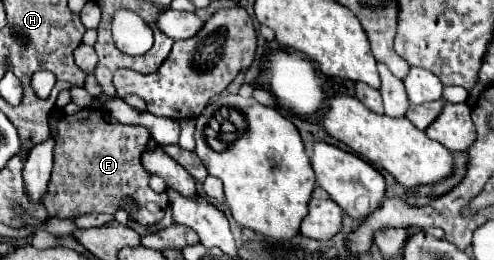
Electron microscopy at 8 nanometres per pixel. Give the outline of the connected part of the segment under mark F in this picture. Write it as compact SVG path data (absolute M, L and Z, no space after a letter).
M83 108L75 116L61 116L53 122L55 134L55 166L43 198L51 218L73 218L77 214L107 212L115 214L123 200L133 200L137 210L131 220L151 226L159 222L169 204L167 194L155 194L149 188L149 176L141 166L143 146L149 132L143 126L121 124L107 110Z

